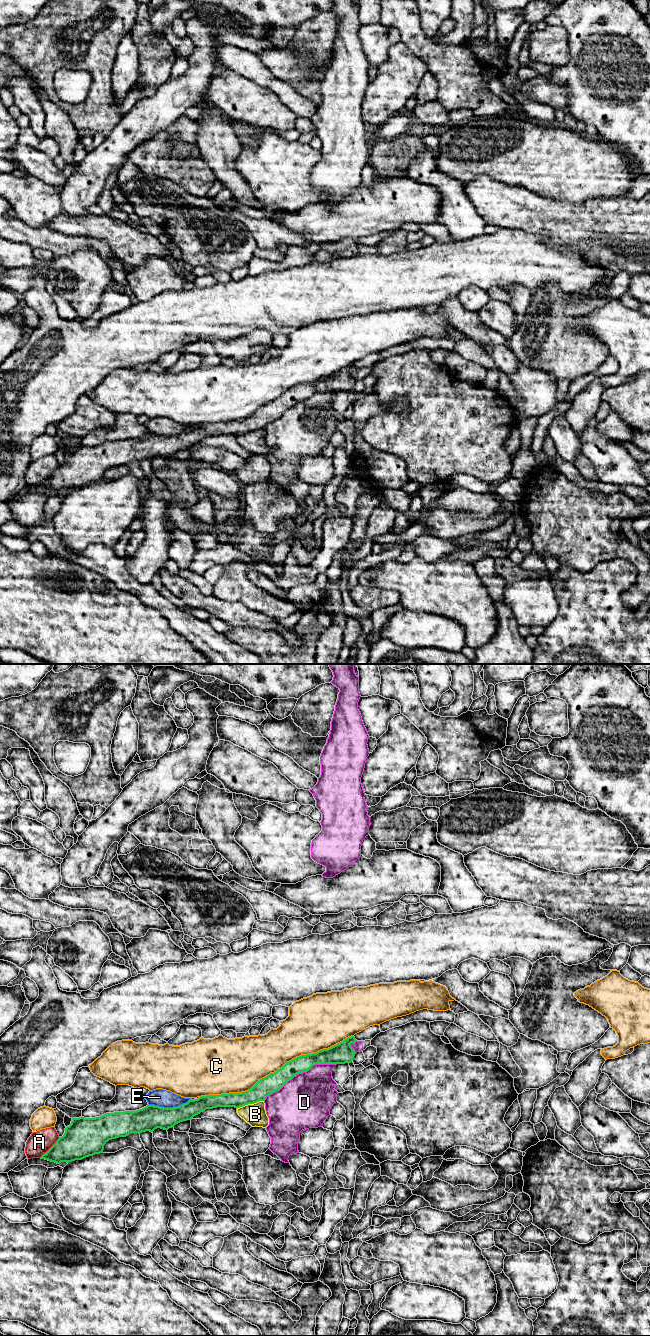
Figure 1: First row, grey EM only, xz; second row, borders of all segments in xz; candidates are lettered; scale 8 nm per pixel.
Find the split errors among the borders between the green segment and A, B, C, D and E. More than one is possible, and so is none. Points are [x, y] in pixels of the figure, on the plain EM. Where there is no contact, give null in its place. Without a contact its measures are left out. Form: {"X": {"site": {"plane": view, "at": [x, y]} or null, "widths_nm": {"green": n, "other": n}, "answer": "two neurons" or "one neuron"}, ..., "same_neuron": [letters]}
{"A": {"site": {"plane": "xz", "at": [50, 476]}, "widths_nm": {"green": 280, "other": 180}, "answer": "two neurons"}, "B": {"site": {"plane": "xz", "at": [250, 431]}, "widths_nm": {"green": 150, "other": 180}, "answer": "two neurons"}, "C": {"site": {"plane": "xz", "at": [277, 398]}, "widths_nm": {"green": 150, "other": 360}, "answer": "two neurons"}, "D": {"site": {"plane": "xz", "at": [299, 400]}, "widths_nm": {"green": 150, "other": 420}, "answer": "two neurons"}, "E": {"site": {"plane": "xz", "at": [169, 436]}, "widths_nm": {"green": 200, "other": 140}, "answer": "two neurons"}, "same_neuron": []}

